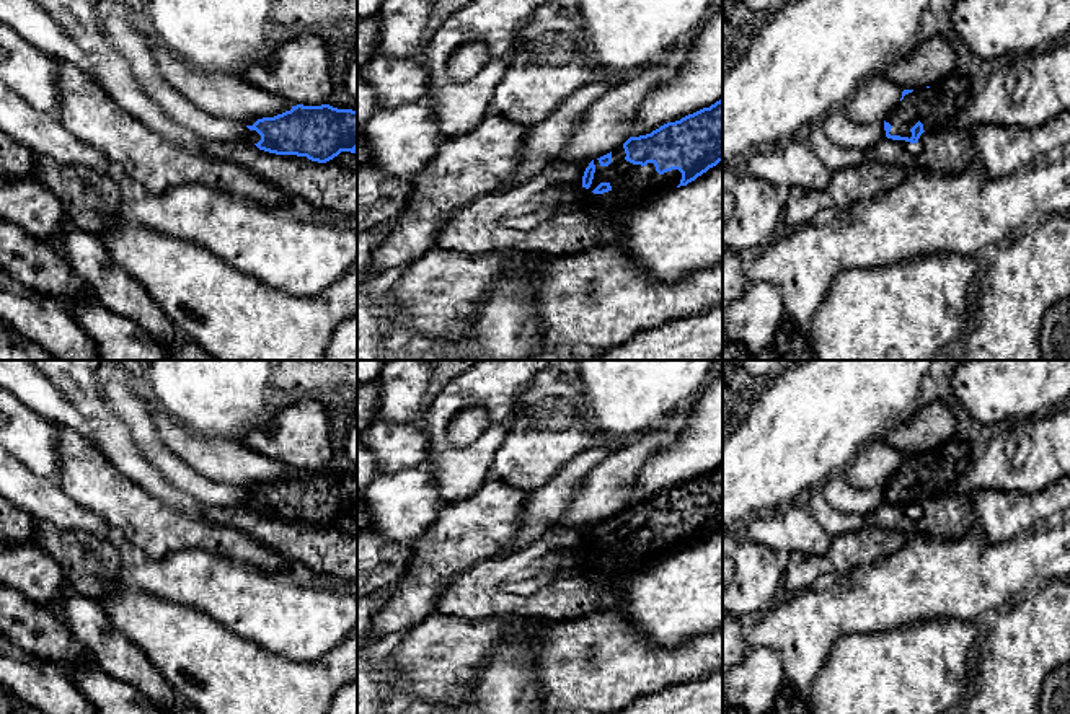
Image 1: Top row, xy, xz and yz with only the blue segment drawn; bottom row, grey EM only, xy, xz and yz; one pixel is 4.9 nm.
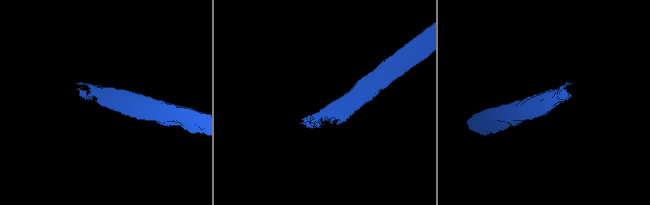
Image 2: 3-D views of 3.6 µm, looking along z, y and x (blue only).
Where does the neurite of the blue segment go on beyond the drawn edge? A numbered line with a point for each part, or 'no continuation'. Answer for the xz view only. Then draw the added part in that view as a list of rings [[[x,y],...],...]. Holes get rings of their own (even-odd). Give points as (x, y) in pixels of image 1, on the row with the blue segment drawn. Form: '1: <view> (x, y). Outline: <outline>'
1: xz (645, 181). Outline: [[[623,145],[612,150],[612,163],[602,166],[599,160],[594,160],[595,173],[589,189],[582,187],[582,194],[592,196],[594,189],[600,183],[608,183],[612,191],[621,191],[625,194],[634,194],[641,201],[652,199],[656,194],[664,194],[675,189],[680,184],[682,173],[679,170],[659,174],[654,163],[646,166],[633,165],[625,160],[626,153]]]

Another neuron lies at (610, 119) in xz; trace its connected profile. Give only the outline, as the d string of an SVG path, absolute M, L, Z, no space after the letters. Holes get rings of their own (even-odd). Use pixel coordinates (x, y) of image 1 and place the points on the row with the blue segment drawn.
M692 34L680 41L659 65L621 82L594 101L577 122L577 130L551 161L592 161L620 148L633 134L641 103L652 90L677 75L695 39L696 34Z

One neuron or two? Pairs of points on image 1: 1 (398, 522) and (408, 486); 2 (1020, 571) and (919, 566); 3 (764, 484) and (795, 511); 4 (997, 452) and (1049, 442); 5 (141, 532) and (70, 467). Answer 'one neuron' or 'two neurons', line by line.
1: one neuron
2: one neuron
3: two neurons
4: one neuron
5: one neuron

